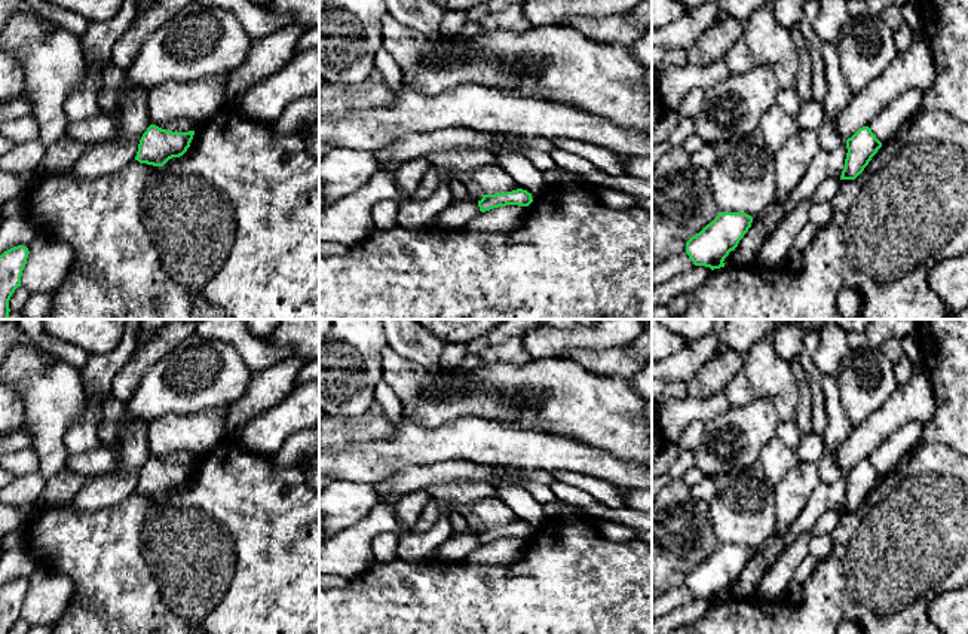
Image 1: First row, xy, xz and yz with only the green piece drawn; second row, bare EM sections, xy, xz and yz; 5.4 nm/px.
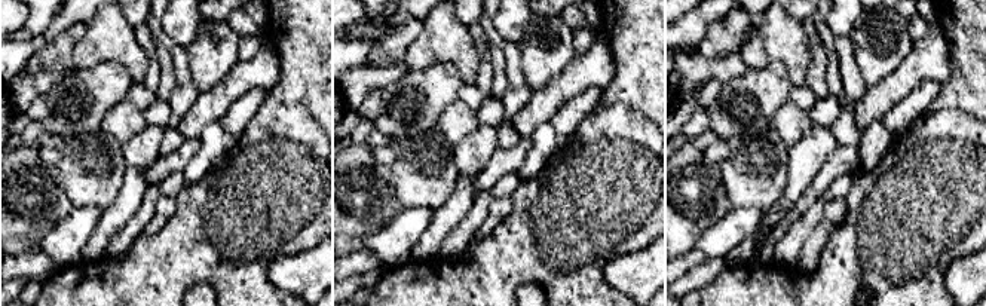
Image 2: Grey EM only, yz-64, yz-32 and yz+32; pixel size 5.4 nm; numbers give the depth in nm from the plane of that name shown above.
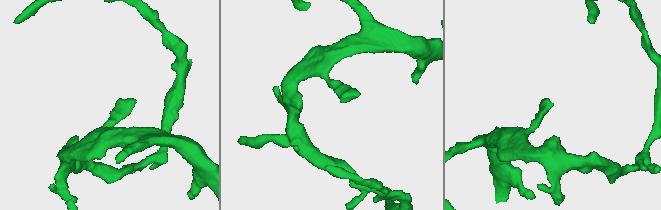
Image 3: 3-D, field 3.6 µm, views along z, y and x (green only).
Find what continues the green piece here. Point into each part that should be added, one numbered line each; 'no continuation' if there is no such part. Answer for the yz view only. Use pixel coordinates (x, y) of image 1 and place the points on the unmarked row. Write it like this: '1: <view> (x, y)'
no continuation

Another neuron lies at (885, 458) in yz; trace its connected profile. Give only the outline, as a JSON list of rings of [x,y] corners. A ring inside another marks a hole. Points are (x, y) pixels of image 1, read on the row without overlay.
[[[909,422],[897,429],[867,457],[876,471],[885,477],[895,469],[904,454],[907,454],[919,441],[923,432],[923,423]]]

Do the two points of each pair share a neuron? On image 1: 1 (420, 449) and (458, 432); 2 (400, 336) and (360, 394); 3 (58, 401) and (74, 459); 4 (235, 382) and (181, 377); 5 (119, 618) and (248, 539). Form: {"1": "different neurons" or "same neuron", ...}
{"1": "same neuron", "2": "different neurons", "3": "different neurons", "4": "same neuron", "5": "same neuron"}

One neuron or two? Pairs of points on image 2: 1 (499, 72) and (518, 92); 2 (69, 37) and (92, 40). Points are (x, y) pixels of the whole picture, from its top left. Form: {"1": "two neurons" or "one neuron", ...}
{"1": "two neurons", "2": "two neurons"}

